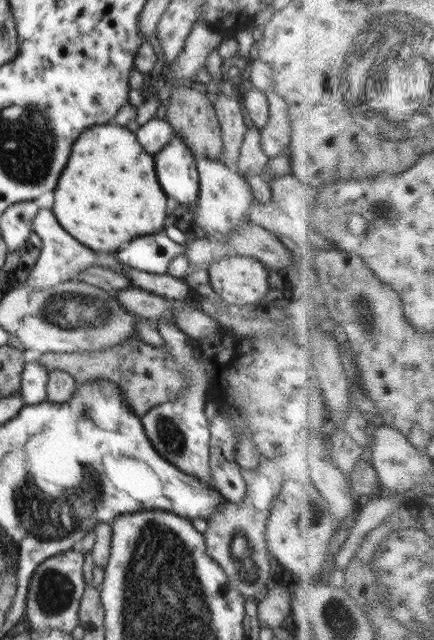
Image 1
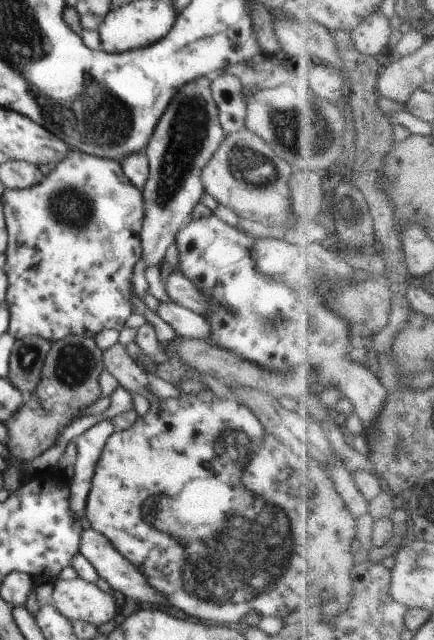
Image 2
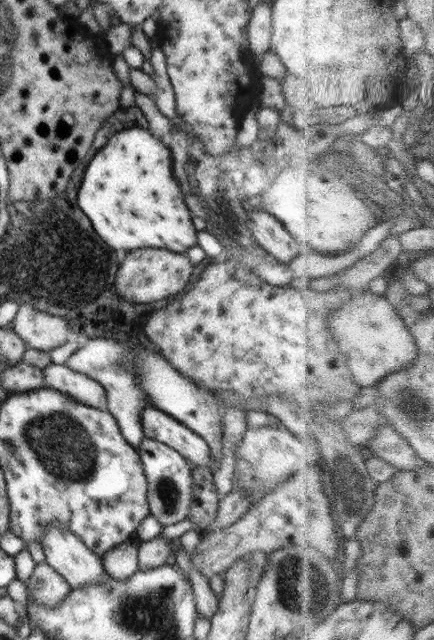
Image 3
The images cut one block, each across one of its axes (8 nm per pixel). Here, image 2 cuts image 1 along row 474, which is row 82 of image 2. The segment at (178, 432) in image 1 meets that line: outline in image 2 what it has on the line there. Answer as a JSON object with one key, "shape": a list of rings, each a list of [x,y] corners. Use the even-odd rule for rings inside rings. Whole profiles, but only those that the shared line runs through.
{"shape":[[[202,77],[176,93],[144,150],[149,160],[149,177],[142,189],[145,215],[140,238],[141,256],[147,268],[164,262],[168,247],[175,242],[179,230],[190,221],[194,207],[205,193],[202,169],[225,139],[211,81],[210,77]]]}

